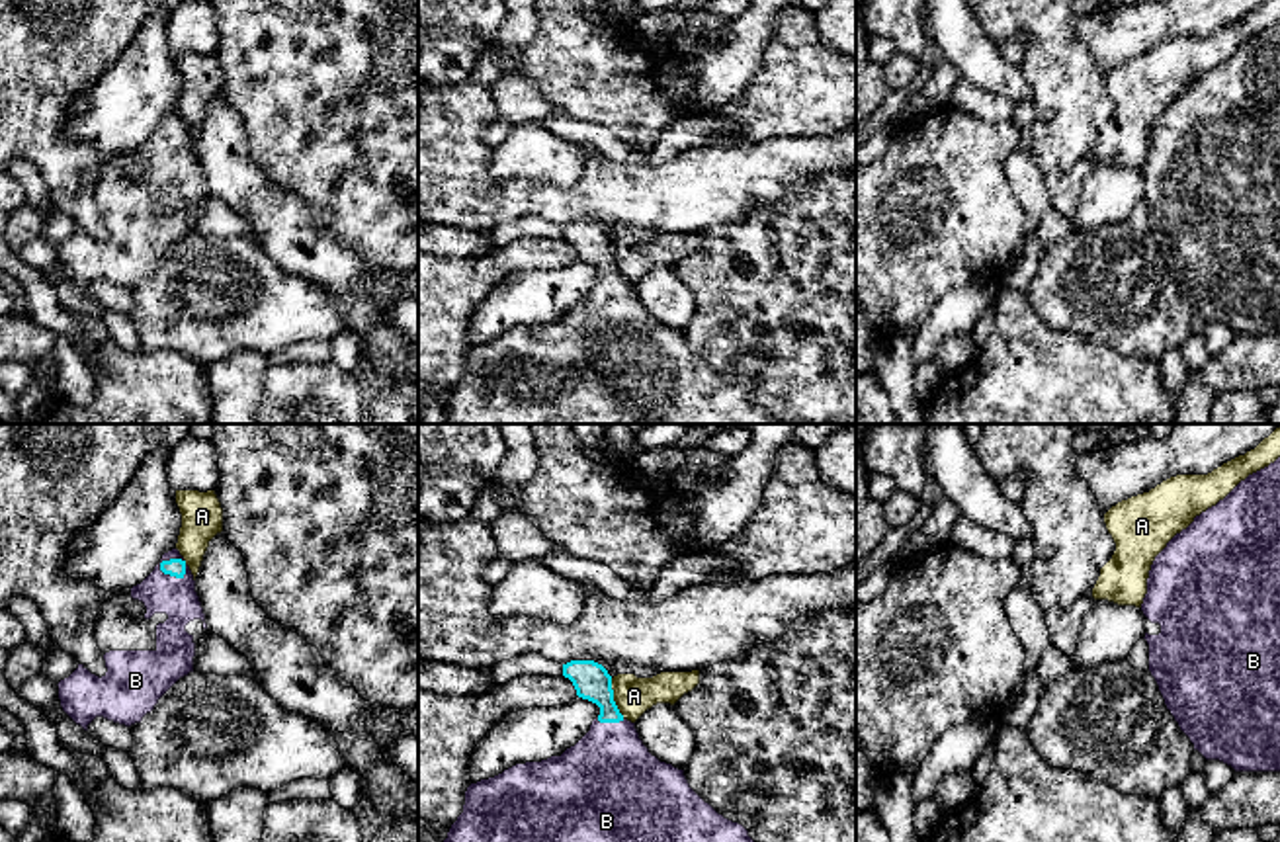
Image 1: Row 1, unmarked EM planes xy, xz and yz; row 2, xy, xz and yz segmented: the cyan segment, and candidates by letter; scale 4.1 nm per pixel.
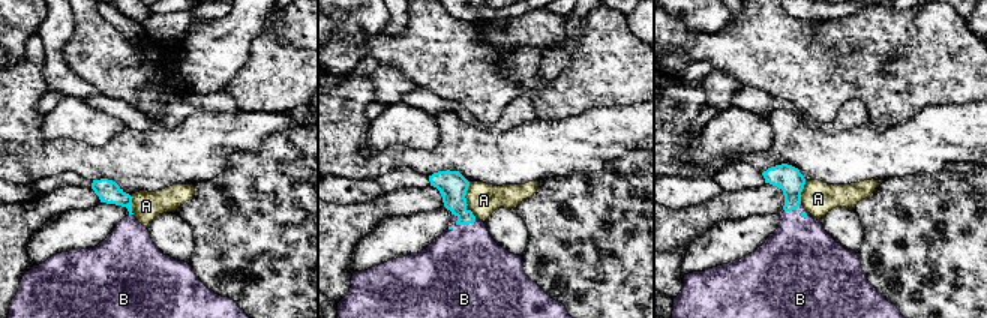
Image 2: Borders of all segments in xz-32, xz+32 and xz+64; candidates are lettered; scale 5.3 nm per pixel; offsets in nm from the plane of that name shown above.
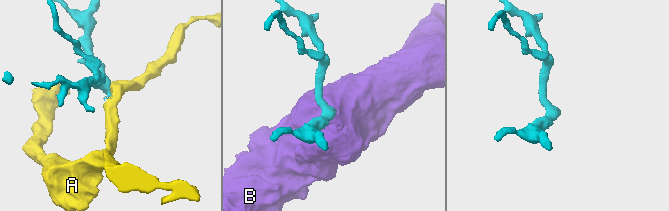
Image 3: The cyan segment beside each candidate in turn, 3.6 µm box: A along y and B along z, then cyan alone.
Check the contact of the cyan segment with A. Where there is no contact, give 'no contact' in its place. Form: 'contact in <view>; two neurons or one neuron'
contact in xz; two neurons

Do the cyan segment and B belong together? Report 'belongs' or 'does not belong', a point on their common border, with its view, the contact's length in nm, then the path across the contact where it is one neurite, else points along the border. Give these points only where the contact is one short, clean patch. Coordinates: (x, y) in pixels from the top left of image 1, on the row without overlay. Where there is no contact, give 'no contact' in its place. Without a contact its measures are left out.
belongs; contact xy (170, 137); length 130 nm; way xy (174, 129), (170, 137), (161, 155)

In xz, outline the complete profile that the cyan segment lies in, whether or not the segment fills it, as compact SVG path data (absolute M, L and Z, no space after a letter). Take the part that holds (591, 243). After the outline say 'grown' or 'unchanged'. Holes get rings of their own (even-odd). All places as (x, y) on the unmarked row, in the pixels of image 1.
M594 223L563 227L576 258L600 270L590 293L561 318L516 326L502 336L471 346L463 375L444 402L446 424L778 424L748 393L719 377L688 346L684 332L661 324L639 301L616 264L612 238Z; grown

